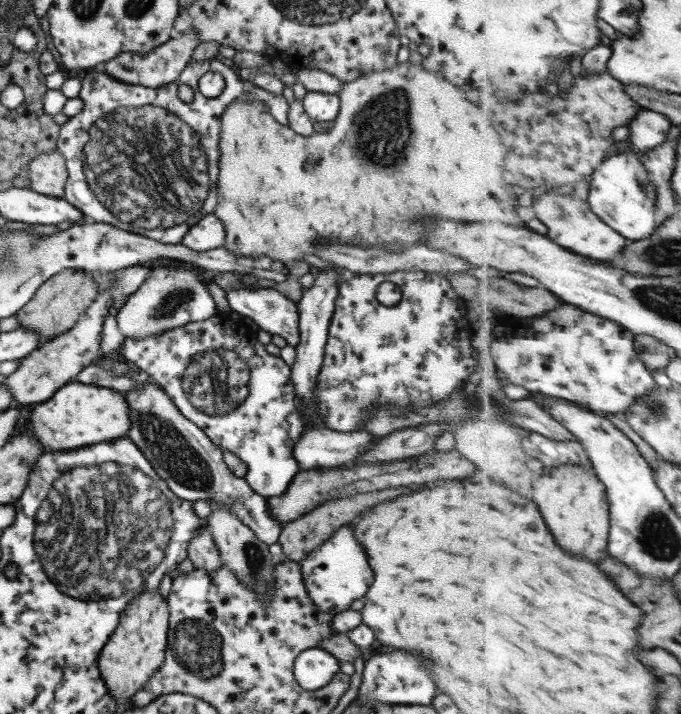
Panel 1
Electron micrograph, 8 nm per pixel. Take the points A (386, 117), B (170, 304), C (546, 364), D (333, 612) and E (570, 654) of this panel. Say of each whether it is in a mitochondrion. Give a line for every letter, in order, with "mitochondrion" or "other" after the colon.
A: mitochondrion
B: mitochondrion
C: other
D: other
E: other

